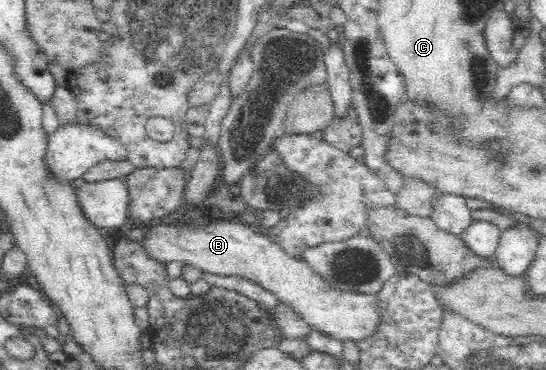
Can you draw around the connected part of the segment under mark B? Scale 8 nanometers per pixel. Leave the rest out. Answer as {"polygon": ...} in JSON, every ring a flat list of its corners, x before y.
{"polygon":[[224,222,195,229,188,226,173,228,162,224,153,227,152,235,148,235,145,241,148,254,161,262,186,262,204,274,225,279,234,277,262,287,278,299,280,305,296,312,307,326,336,339,342,345,364,339,376,327,376,312,372,308,375,295,333,291,314,275,310,267,300,259,288,256,270,237,261,235,260,229,254,226]]}

